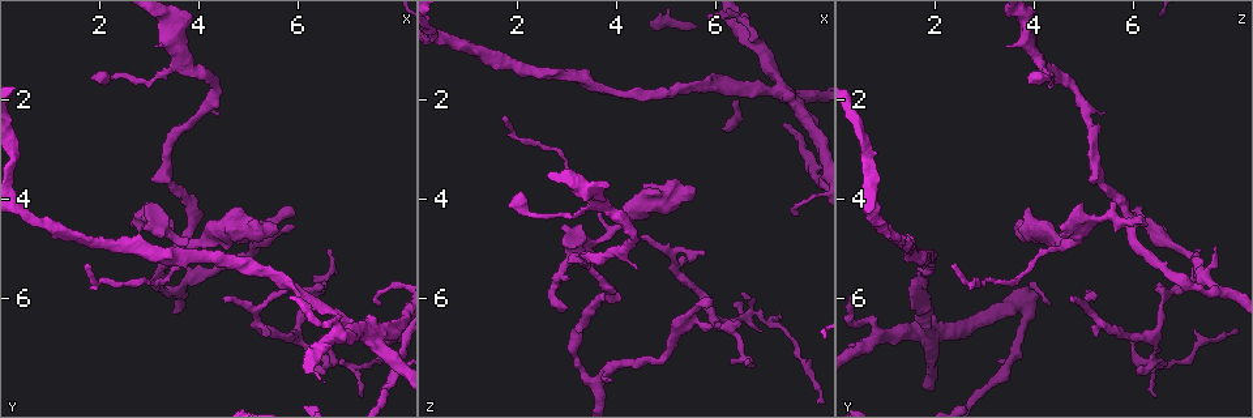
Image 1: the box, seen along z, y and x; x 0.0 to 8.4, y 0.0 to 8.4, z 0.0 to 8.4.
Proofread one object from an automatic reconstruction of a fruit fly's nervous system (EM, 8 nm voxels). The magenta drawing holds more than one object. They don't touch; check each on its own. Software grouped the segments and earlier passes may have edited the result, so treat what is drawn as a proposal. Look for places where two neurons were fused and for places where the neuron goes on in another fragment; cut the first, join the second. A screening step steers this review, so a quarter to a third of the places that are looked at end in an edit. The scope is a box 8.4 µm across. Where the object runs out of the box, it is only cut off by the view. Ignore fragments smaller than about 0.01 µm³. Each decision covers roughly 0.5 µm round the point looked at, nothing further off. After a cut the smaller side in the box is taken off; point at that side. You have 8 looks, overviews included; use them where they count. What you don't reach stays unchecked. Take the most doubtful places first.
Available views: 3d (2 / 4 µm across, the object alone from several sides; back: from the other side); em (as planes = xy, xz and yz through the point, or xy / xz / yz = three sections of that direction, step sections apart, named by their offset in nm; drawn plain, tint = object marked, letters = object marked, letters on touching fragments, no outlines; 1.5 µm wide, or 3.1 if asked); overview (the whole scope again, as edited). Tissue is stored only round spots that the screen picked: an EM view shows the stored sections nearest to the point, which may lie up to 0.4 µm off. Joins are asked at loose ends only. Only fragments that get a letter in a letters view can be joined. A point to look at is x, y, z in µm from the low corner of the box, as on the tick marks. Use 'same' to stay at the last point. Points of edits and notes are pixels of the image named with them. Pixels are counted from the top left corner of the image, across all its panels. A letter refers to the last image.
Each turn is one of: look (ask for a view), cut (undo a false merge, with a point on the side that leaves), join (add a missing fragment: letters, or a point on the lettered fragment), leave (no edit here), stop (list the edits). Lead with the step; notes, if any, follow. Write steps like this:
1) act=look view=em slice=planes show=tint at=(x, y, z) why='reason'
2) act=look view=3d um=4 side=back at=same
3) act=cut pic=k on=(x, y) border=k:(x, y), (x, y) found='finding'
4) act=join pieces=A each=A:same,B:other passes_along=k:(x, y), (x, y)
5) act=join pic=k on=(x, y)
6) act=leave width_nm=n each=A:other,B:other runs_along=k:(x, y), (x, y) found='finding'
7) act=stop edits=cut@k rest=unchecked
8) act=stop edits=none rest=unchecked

act=look view=3d um=4 at=(5.60, 4.55, 3.80)

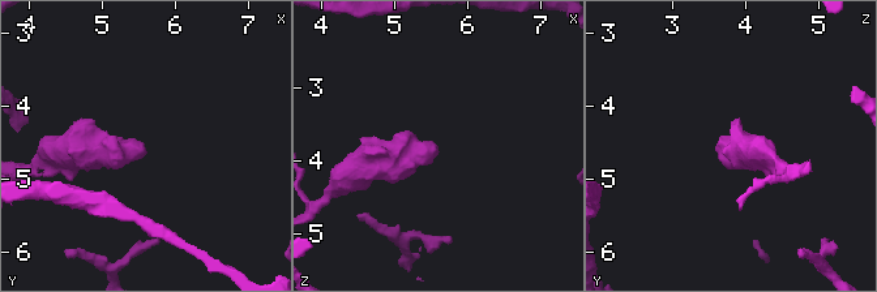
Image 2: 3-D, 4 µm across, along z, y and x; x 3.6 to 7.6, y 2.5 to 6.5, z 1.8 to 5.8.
act=look view=em slice=xz step=4 show=tint at=(5.60, 4.60, 3.85) why='shape alone is not enough'

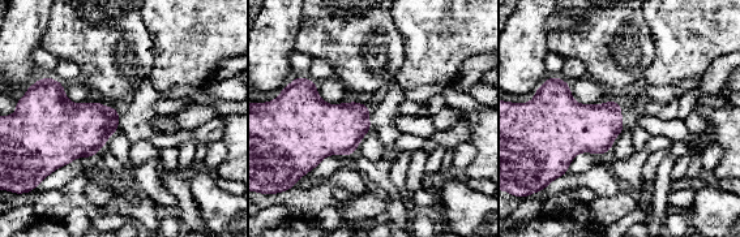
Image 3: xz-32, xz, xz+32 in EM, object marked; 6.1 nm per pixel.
act=look view=em slice=planes show=letters at=same

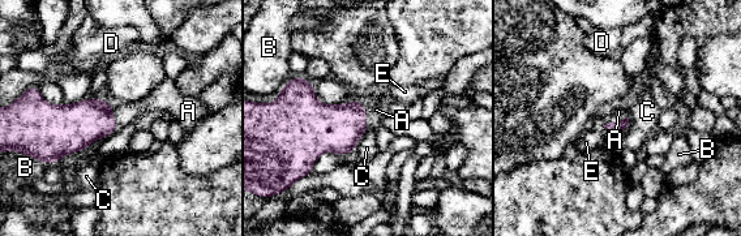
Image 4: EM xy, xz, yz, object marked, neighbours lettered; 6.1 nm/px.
act=join pieces=A each=A:same,B:other,C:other,D:other,E:other found='it goes on there'

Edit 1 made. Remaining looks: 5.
act=look view=overview why='see it whole again'

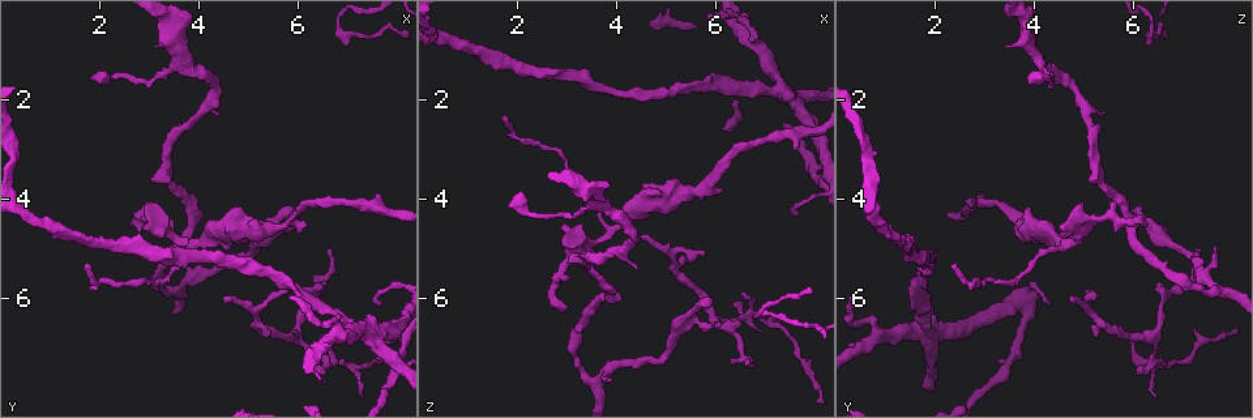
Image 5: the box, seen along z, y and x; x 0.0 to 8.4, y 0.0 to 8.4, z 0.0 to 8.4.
act=look view=em slice=xy step=4 show=plain at=(5.85, 4.55, 6.65) why='tapers out'

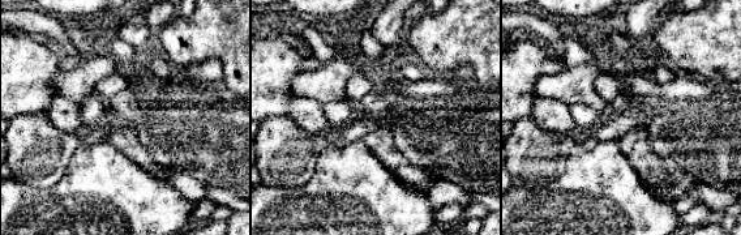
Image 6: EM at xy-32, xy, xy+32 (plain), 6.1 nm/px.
act=look view=em slice=xy step=4 show=letters at=same

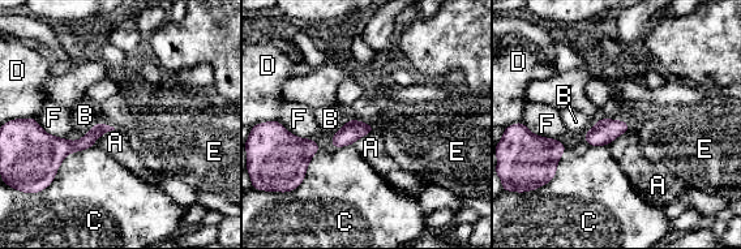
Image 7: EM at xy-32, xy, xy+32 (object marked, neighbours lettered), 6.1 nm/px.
act=leave width_nm=130 each=A:other,B:other,C:other,D:other,E:other,F:other runs_along=7:(106, 128), (77, 146), (43, 137) found='no lettered fragment goes on from it'

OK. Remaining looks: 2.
act=look view=em slice=xy step=8 show=tint at=(4.50, 5.95, 4.80) why='branch stops here'

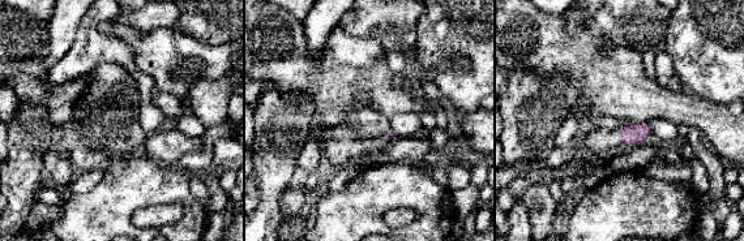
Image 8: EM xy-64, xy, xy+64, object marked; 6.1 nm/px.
act=look view=em slice=planes show=letters at=same why='cut it another way'

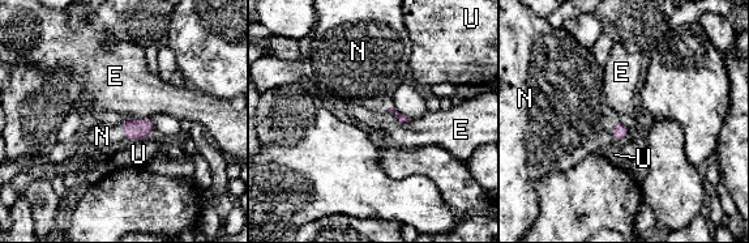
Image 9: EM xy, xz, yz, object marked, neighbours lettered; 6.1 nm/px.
act=join pieces=N longest_contact=E:170nm each=E:other,N:same,U:other passes_along=9:(619, 132), (612, 132), (574, 119) found='the neuron continues'

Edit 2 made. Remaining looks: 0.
act=stop edits=join@4,join@9 rest=unchecked

